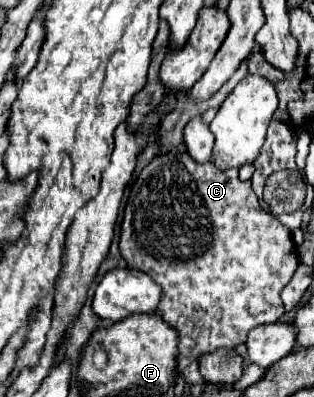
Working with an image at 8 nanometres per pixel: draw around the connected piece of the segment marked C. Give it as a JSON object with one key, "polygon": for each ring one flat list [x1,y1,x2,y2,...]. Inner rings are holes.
{"polygon":[[180,152,158,154,132,184,120,230,120,252,128,268,148,274,162,288,156,310,178,332,182,356,198,358,218,348,236,348,252,328,282,318,280,292,298,266,296,244,290,230,260,208,250,182,242,182,238,170,218,170,212,162,196,164]]}

